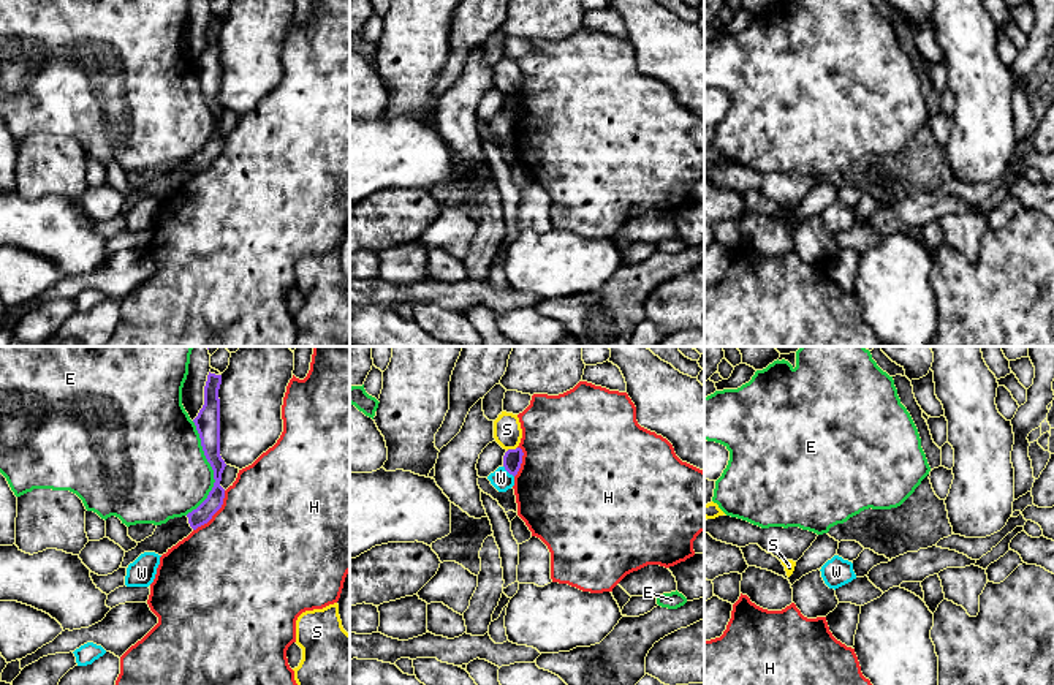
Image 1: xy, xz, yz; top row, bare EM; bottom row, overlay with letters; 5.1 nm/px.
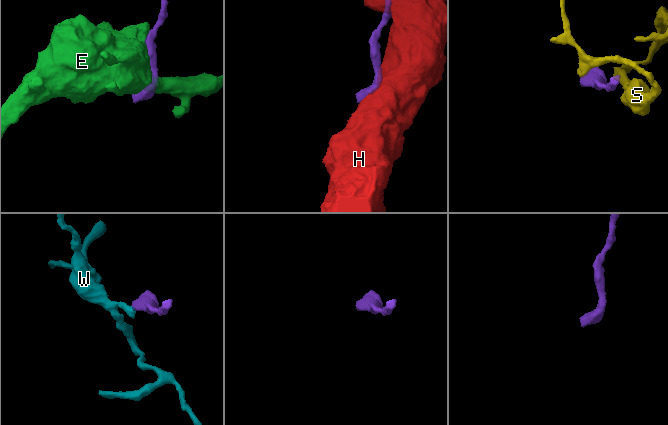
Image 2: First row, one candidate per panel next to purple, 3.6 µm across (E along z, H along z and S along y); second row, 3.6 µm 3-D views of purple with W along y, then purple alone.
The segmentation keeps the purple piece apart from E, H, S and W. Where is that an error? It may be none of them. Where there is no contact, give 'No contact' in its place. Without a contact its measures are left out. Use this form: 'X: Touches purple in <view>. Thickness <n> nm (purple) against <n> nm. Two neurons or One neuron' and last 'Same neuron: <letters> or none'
E: Touches purple in xy. Thickness 130 nm (purple) against 460 nm. Two neurons
H: Touches purple in xy. Thickness 90 nm (purple) against 500 nm. Two neurons
S: Touches purple in xz. Thickness 100 nm (purple) against 140 nm. Two neurons
W: Touches purple in xz. Thickness 100 nm (purple) against 100 nm. Two neurons
Same neuron: none

